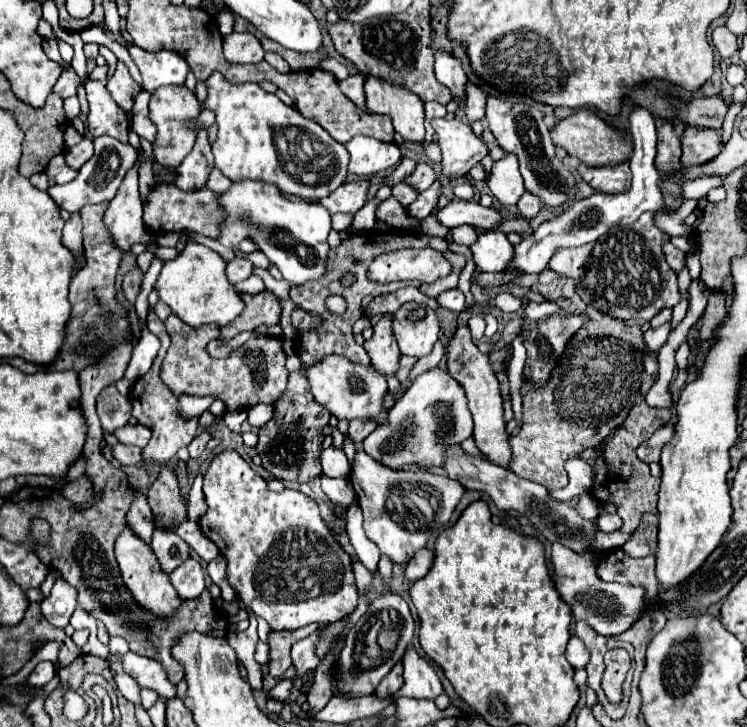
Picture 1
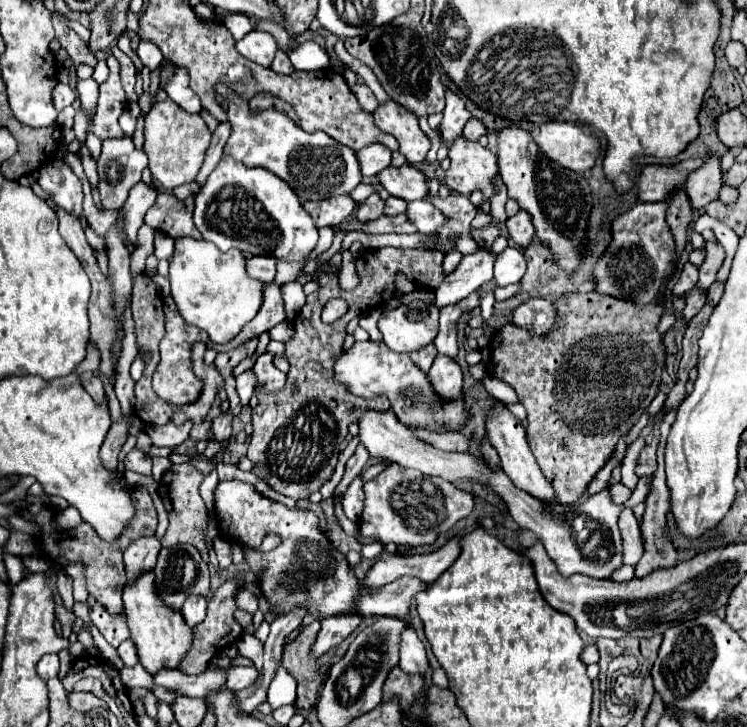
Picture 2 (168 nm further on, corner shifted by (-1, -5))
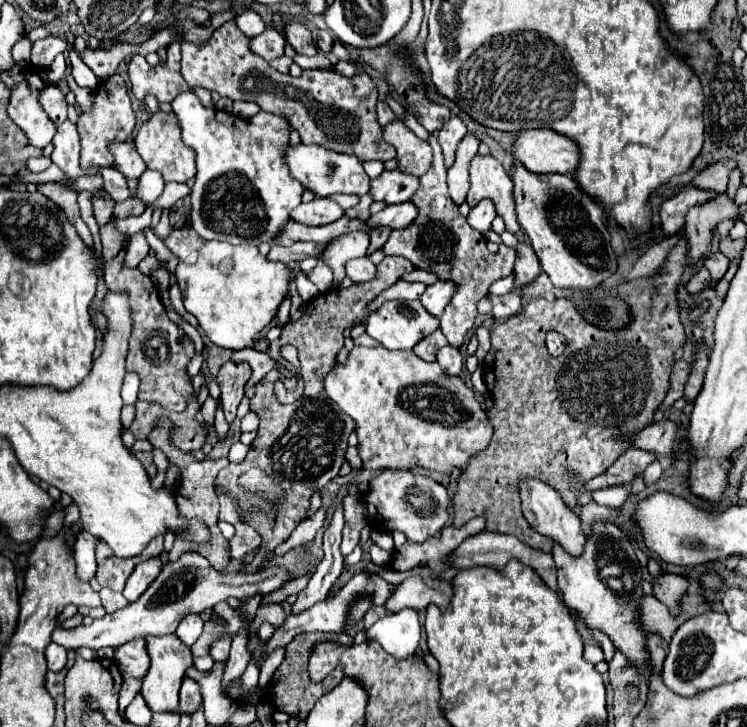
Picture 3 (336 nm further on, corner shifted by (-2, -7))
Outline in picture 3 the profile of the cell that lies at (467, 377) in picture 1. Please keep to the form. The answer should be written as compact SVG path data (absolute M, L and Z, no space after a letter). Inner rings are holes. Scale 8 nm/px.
M526 477L520 479L520 501L522 501L522 513L526 517L526 521L542 535L552 537L556 543L560 543L564 549L568 549L572 555L578 555L582 551L584 545L584 533L580 527L580 517L564 503L564 499L560 497L560 493L550 487L548 483L534 479L534 477Z

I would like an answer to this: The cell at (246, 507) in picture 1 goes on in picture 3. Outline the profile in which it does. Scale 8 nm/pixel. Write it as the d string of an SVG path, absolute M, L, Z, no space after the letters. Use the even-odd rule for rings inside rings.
M418 573L408 575L384 603L388 613L398 613L402 609L424 611L430 603L444 609L452 597L452 583L436 581L430 577L422 577Z

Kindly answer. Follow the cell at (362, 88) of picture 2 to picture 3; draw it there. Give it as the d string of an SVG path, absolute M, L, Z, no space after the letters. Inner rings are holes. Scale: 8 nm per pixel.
M378 101L378 105L376 105L376 115L378 115L378 121L380 121L382 125L386 125L386 123L390 123L390 121L396 119L396 115L392 113L392 109L390 109L384 101Z

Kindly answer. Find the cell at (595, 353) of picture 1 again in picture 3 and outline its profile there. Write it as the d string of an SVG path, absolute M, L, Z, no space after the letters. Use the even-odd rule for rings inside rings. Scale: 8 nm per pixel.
M682 229L678 233L678 243L670 249L664 265L654 277L640 277L612 289L612 295L622 297L630 307L630 323L622 329L602 329L588 323L580 315L578 305L570 299L548 301L544 297L530 301L518 315L492 329L492 349L482 363L482 373L494 399L494 406L486 411L494 427L494 435L488 447L468 461L466 471L458 479L458 489L454 495L454 527L484 515L488 531L514 535L530 547L542 551L552 549L552 539L536 537L536 531L529 529L521 510L518 479L536 477L552 483L568 507L576 507L580 493L584 493L584 483L596 475L602 475L610 463L630 449L632 437L652 423L654 411L664 401L670 385L674 355L686 341L676 299L676 289L686 267L686 255L688 241ZM548 331L558 331L568 339L560 357L548 355Z

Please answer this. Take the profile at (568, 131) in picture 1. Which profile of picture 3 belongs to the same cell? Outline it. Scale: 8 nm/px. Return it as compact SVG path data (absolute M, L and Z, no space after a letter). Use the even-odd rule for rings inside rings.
M532 129L518 135L514 157L532 173L576 173L580 147L552 129Z

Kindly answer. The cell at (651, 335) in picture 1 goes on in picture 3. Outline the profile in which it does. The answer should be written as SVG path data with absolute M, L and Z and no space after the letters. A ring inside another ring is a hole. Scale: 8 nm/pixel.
M716 251L716 253L710 253L708 257L704 257L702 265L710 271L712 279L722 279L722 275L728 269L728 259L720 251Z

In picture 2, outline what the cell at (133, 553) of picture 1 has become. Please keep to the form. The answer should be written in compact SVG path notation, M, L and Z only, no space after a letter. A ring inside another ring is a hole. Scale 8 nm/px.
M143 573L143 577L135 581L135 585L127 585L123 591L123 603L131 629L131 639L137 645L137 653L145 671L149 675L155 675L159 673L159 669L177 669L177 665L181 665L183 657L191 649L193 631L187 629L187 623L183 621L179 611L167 609L163 601L159 601L155 593L153 573Z

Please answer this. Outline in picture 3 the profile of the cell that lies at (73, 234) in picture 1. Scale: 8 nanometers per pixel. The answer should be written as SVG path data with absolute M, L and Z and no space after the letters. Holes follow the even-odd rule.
M68 119L58 125L56 135L54 135L54 153L52 153L52 161L64 171L64 175L68 177L66 181L56 181L66 189L74 189L74 179L84 175L82 167L80 167L80 143L78 143L78 131L76 125L70 123Z

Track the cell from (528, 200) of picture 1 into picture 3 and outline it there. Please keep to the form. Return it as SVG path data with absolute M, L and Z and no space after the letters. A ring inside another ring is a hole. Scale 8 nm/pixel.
M520 241L516 247L514 271L516 271L516 287L526 285L528 281L532 281L540 273L540 263L538 263L536 253L532 251L528 241Z

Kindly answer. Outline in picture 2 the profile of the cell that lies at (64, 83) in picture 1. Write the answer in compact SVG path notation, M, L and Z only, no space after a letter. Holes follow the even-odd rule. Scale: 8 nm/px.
M57 83L53 89L53 105L57 111L71 105L75 101L75 91L67 83Z

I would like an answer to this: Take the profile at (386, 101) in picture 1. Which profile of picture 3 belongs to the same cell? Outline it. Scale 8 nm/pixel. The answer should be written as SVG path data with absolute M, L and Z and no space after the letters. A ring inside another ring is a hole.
M394 119L384 125L384 141L394 145L398 155L398 169L410 175L424 175L432 163L432 147L418 139L402 121Z

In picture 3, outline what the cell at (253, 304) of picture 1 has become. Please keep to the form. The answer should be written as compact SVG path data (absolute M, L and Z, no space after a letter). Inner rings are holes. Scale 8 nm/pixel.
M228 361L220 367L216 381L222 389L222 409L226 415L226 421L232 423L236 419L236 409L244 397L244 385L250 377L250 365L248 363L236 363Z

